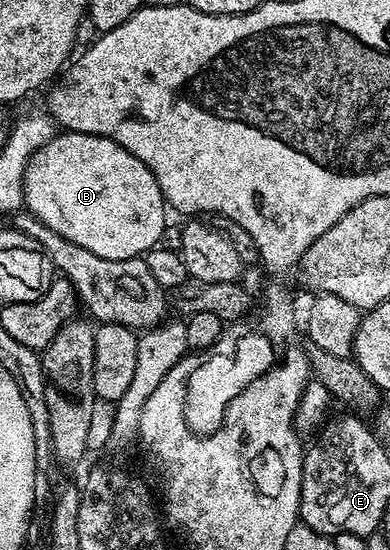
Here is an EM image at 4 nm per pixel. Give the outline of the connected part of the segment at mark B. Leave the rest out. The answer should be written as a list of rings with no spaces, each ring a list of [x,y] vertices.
[[[69,130],[56,134],[54,139],[49,140],[34,154],[26,169],[26,177],[23,182],[23,202],[26,210],[35,215],[37,221],[41,221],[49,229],[53,229],[53,233],[61,233],[61,237],[65,237],[65,241],[73,241],[77,245],[81,245],[81,249],[89,249],[89,253],[97,253],[97,257],[106,259],[137,259],[146,256],[152,247],[160,246],[162,239],[159,238],[162,237],[163,230],[167,227],[167,215],[169,216],[169,208],[163,200],[161,185],[157,185],[157,177],[153,177],[153,173],[149,173],[147,166],[142,161],[137,161],[137,157],[133,157],[133,153],[129,153],[129,149],[121,149],[121,145],[117,145],[117,141],[109,141],[105,137]]]

